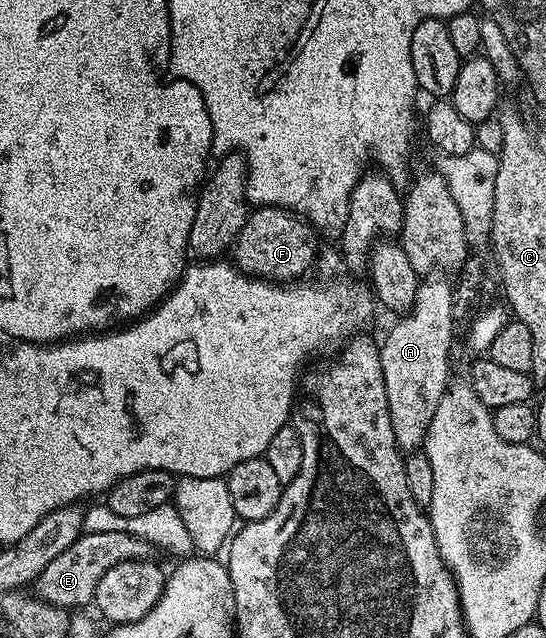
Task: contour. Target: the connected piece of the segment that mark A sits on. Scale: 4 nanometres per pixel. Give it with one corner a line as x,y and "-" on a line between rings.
420,279
411,307
396,319
399,321
379,344
393,438
399,449
407,454
416,451
427,439
429,422
433,422
433,414
437,414
437,402
447,393
452,379
451,339
457,336
457,329
450,314
452,283
445,280
448,279

